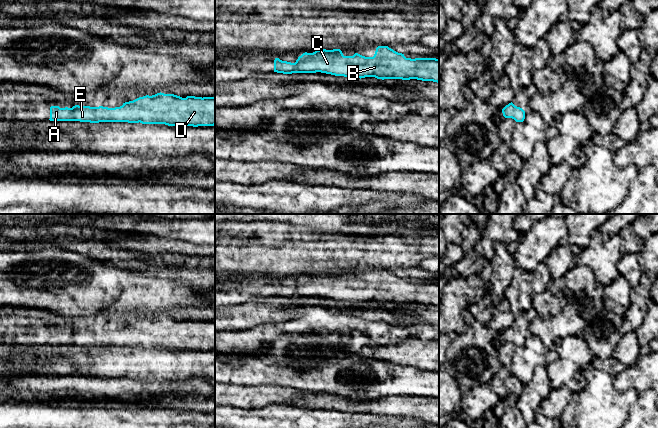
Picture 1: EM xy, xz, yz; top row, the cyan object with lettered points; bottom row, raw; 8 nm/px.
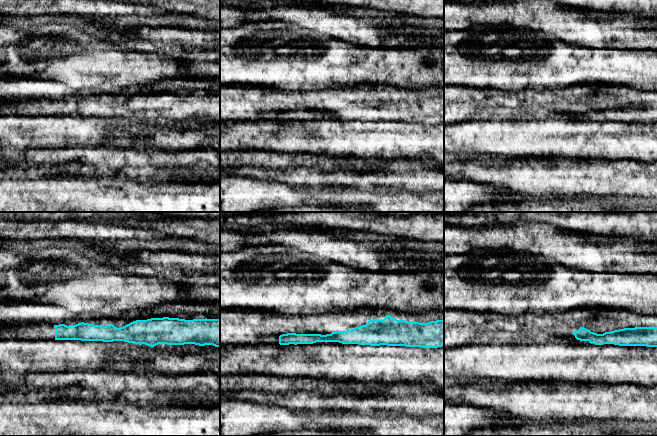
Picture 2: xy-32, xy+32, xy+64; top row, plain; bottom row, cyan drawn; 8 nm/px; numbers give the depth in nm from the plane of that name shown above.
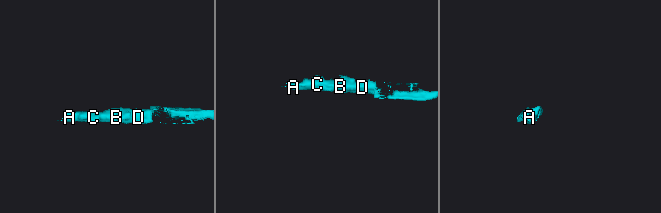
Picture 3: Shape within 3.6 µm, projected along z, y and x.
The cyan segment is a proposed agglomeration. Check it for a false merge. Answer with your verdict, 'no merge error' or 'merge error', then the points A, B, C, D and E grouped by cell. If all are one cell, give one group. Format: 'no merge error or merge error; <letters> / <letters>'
no merge error; A B C D E

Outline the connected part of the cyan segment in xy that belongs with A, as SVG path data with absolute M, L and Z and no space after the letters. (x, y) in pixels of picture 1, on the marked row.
M157 93L139 97L125 102L120 107L90 107L75 105L72 108L50 107L50 121L80 121L80 122L128 122L142 124L165 124L168 126L214 126L215 97L187 96L182 98L174 94Z

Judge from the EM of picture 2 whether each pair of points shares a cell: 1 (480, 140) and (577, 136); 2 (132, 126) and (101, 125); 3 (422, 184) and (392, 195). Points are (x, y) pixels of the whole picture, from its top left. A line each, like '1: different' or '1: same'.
1: same
2: same
3: different

